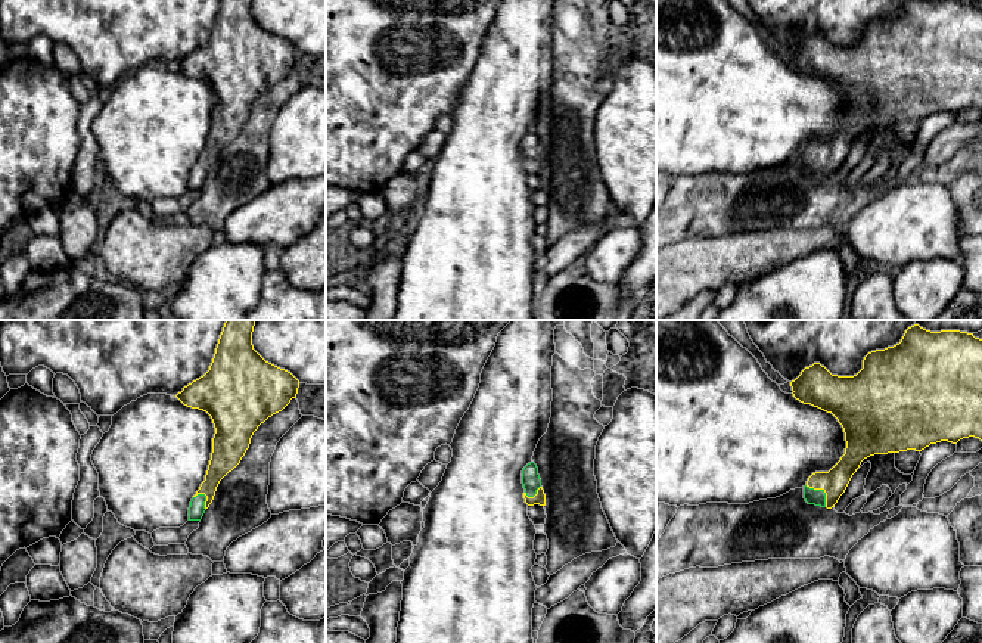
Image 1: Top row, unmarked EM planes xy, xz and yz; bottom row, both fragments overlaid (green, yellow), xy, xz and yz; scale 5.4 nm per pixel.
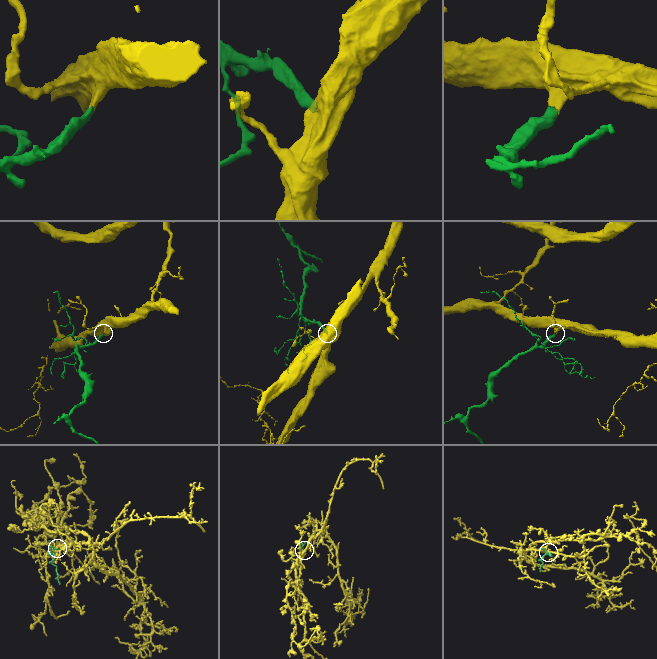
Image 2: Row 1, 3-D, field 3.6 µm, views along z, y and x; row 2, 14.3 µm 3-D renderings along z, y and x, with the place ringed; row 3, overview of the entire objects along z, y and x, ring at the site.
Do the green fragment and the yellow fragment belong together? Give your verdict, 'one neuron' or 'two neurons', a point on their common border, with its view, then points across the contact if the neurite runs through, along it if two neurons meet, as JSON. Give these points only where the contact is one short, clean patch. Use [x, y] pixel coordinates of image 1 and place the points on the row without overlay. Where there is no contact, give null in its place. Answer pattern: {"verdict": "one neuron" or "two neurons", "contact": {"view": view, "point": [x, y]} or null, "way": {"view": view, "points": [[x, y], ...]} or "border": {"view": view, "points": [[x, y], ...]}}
{"verdict": "one neuron", "contact": {"view": "yz", "point": [822, 160]}, "way": {"view": "yz", "points": [[811, 165], [822, 160], [835, 151]]}}

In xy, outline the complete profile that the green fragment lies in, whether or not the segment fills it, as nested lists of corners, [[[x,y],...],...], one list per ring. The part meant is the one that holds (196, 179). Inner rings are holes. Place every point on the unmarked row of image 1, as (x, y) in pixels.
[[[223,0],[209,40],[175,65],[184,75],[206,81],[215,97],[205,150],[190,171],[189,190],[202,189],[220,150],[240,133],[258,96],[296,68],[299,50],[254,19],[252,1]]]

